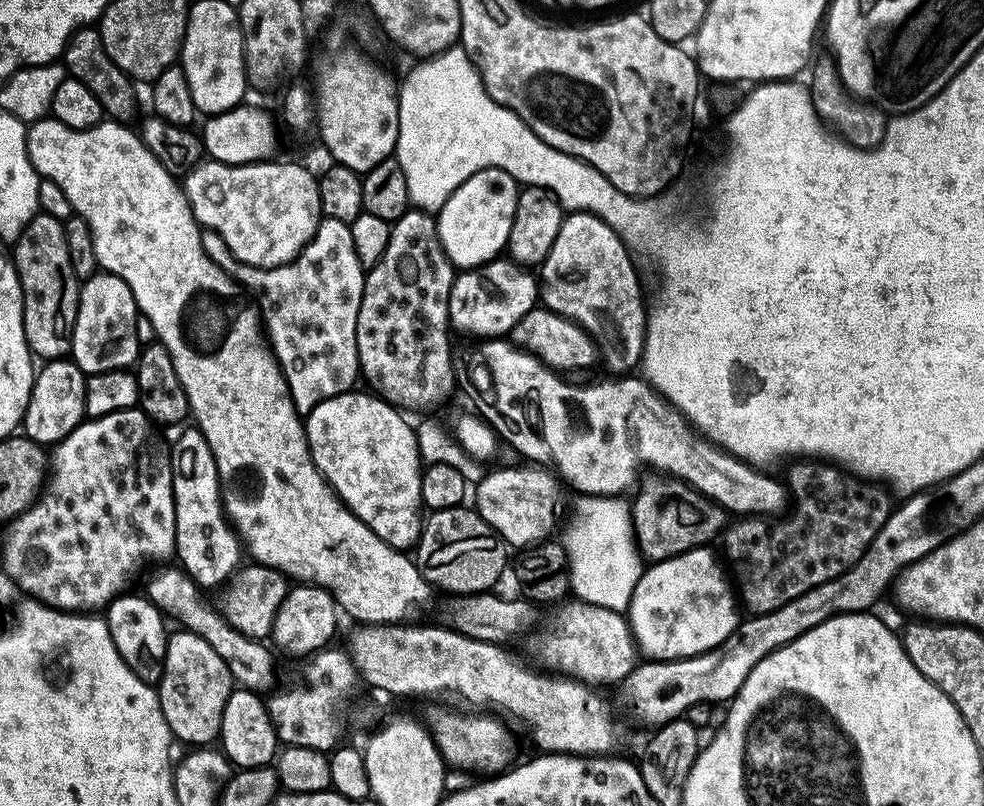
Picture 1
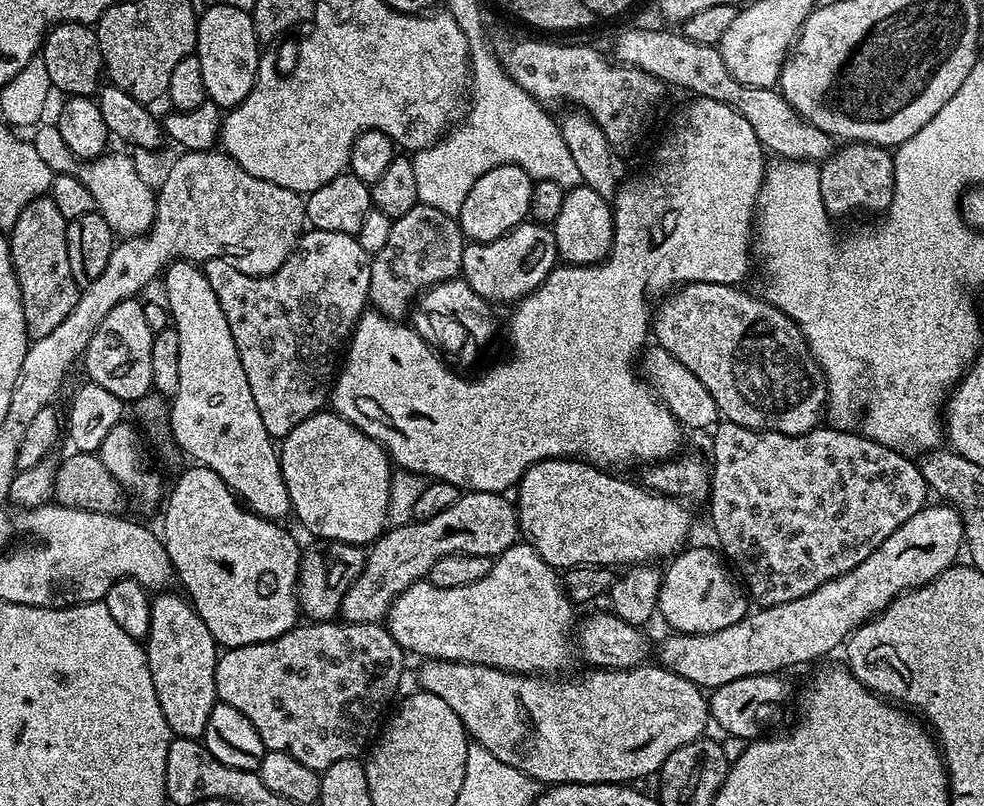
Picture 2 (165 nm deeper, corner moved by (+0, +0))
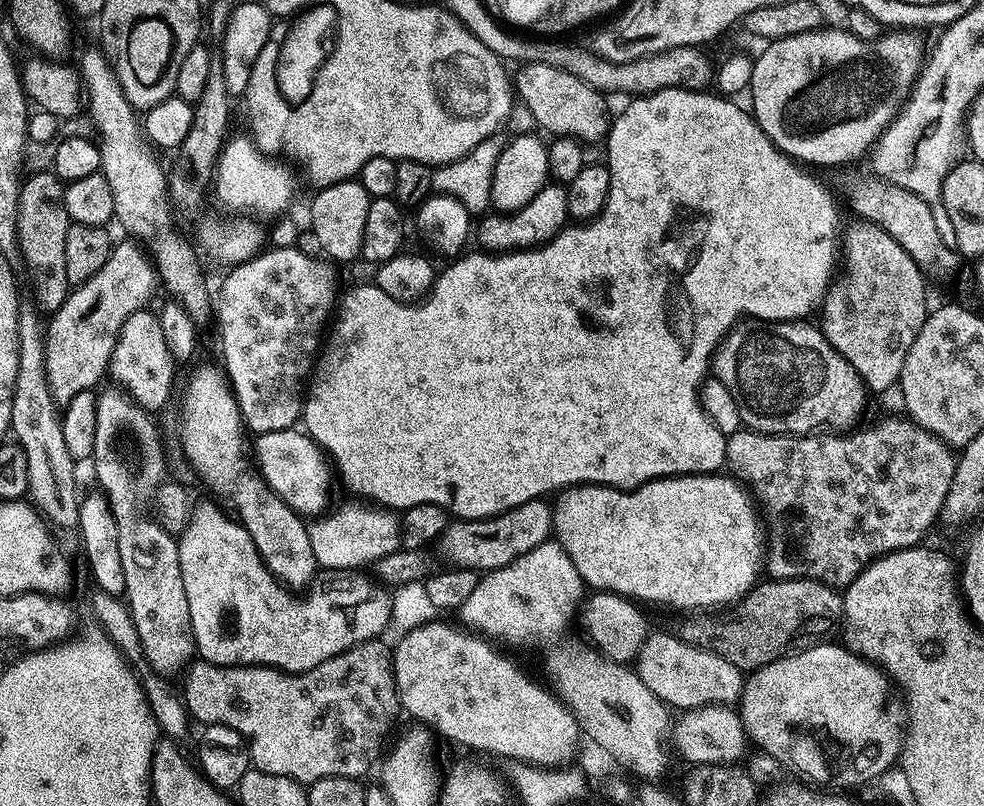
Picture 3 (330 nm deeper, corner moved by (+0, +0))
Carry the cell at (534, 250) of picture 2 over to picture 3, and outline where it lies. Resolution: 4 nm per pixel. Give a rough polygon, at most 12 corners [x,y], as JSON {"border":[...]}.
{"border":[[549,182],[517,212],[481,215],[485,253],[538,248],[569,223],[568,190]]}

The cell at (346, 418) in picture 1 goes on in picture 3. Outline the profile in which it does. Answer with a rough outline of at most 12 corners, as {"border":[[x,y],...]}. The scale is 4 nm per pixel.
{"border":[[307,432],[255,437],[260,477],[305,518],[327,513],[334,468]]}

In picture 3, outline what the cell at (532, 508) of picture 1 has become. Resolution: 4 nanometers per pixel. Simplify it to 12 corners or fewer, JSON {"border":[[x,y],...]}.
{"border":[[728,474],[555,497],[589,589],[731,606],[762,538]]}

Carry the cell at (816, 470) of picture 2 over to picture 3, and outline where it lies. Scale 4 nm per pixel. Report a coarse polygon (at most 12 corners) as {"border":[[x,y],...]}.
{"border":[[911,419],[741,430],[771,579],[843,590],[937,521],[957,457]]}

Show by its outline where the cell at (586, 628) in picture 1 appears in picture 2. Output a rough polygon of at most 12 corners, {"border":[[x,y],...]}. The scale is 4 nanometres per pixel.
{"border":[[929,503],[854,570],[734,626],[668,634],[660,667],[711,690],[830,655],[957,563]]}

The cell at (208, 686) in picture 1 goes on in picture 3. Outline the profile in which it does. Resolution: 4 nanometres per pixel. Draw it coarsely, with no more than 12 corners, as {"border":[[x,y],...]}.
{"border":[[100,392],[90,461],[118,526],[143,663],[197,655],[178,540],[140,513],[165,479],[153,413]]}

